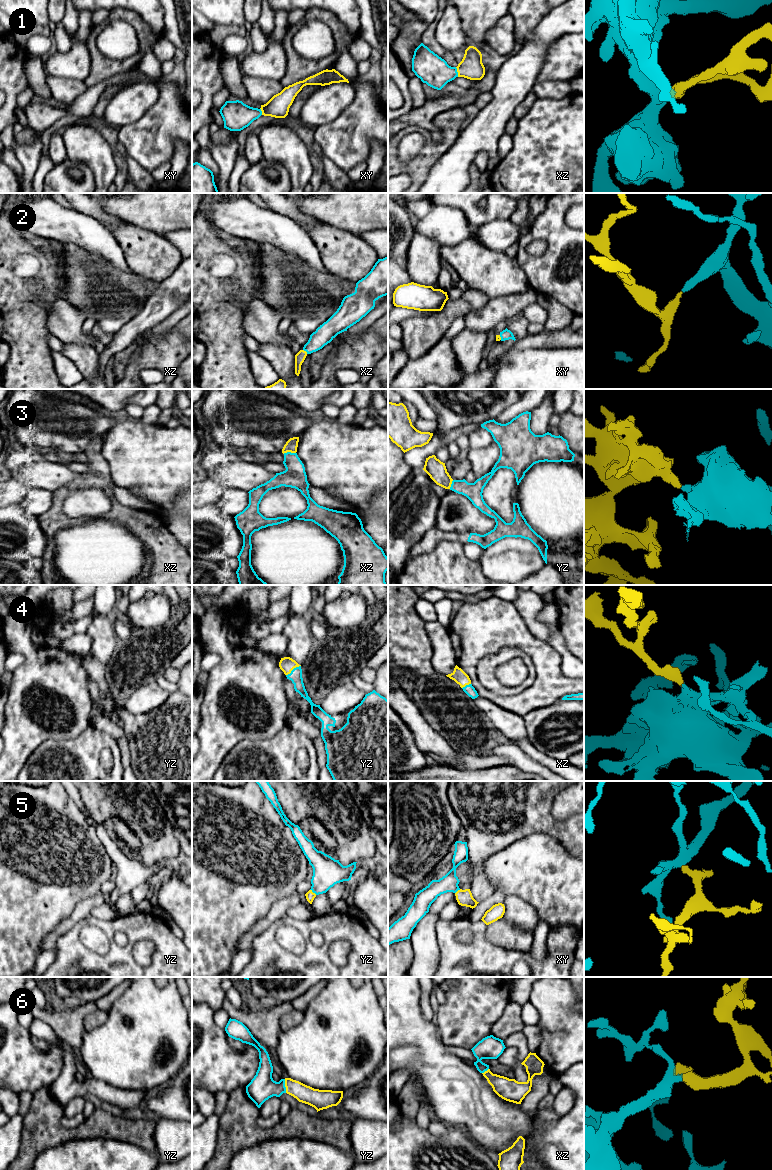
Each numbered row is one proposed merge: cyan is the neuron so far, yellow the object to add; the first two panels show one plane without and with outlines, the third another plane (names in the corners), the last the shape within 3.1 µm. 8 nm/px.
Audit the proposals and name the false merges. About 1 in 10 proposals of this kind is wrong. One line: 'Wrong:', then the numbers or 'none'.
Wrong: none

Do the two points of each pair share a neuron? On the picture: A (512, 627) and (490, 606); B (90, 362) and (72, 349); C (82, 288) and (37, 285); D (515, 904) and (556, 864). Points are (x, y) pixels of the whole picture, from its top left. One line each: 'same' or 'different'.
A: same
B: same
C: different
D: different

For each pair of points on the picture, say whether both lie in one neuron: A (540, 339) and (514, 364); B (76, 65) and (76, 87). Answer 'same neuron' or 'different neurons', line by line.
A: different neurons
B: different neurons

